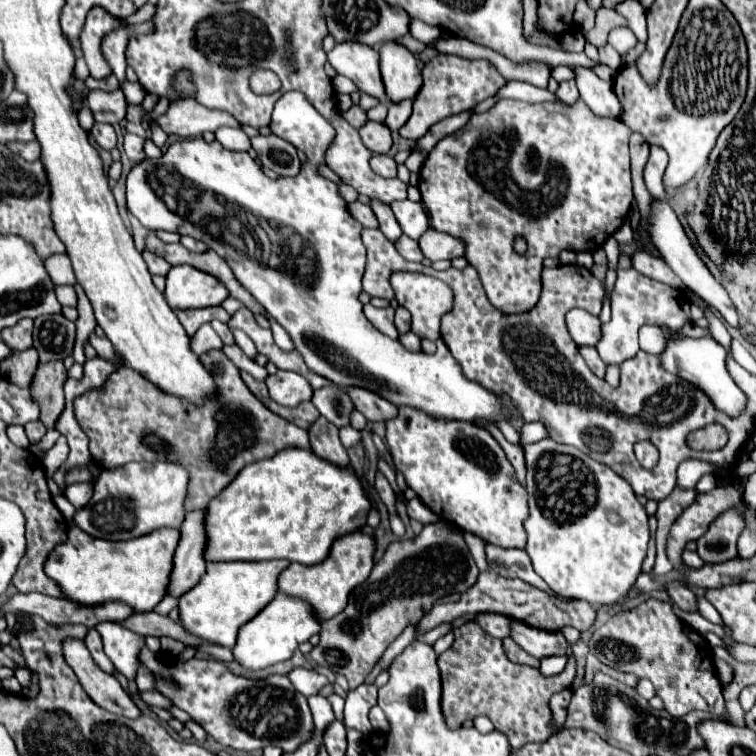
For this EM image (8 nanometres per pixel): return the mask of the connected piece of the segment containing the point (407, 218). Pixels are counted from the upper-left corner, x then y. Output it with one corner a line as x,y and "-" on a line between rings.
405,199
401,203
391,203
391,209
393,209
403,233
409,235
411,239
419,239
429,229
429,219
427,219
427,213
423,211
421,203
413,203
413,201

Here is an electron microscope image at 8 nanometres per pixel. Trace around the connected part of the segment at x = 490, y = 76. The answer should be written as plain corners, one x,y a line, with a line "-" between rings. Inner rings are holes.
437,55
423,69
423,85
413,101
413,115
399,129
399,135
405,139
419,139
429,131
429,127
449,115
457,115
481,103
487,97
493,97
499,87
505,85
505,79
497,73
497,69
485,59
463,59
457,55

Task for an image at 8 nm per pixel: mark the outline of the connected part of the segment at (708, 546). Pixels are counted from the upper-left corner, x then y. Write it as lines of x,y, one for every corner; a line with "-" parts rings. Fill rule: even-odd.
729,509
721,513
707,529
707,533
697,539
697,553
705,563
721,563
737,557
737,537
745,529
745,521
737,511

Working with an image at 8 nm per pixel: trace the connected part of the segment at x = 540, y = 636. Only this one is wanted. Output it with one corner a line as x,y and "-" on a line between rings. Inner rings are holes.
509,619
511,625
511,637
517,645
521,645
529,655
543,659
549,655
565,655
567,653
567,641
561,633
541,631
533,629
517,619

